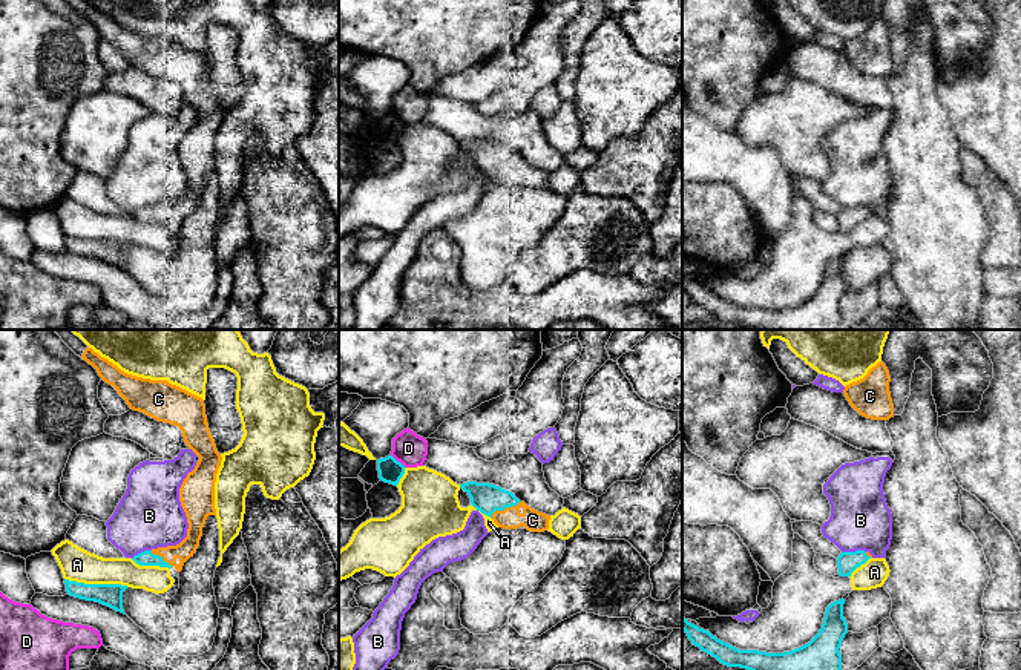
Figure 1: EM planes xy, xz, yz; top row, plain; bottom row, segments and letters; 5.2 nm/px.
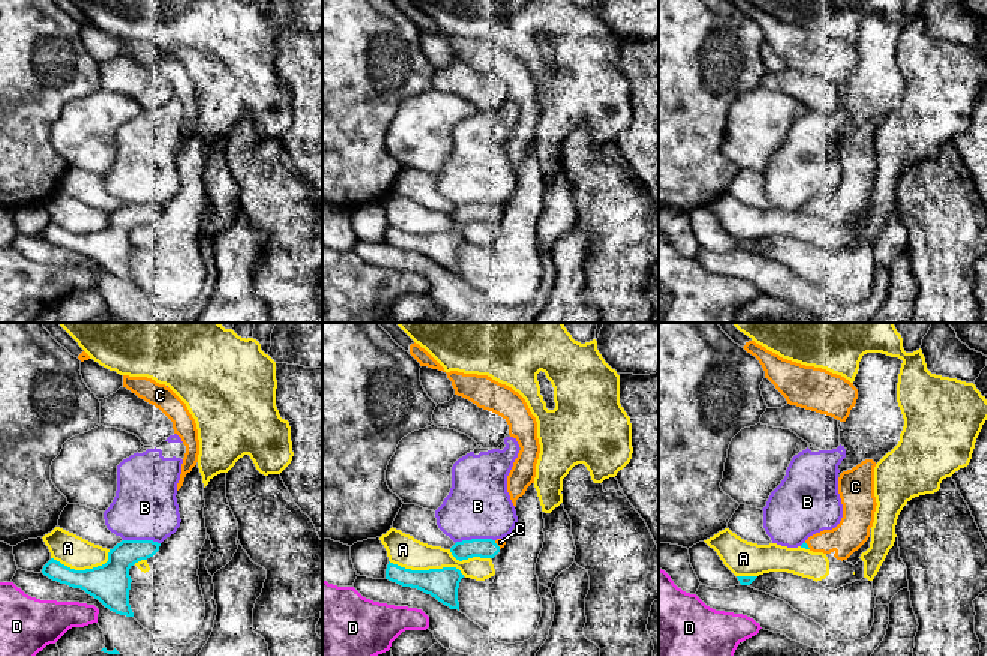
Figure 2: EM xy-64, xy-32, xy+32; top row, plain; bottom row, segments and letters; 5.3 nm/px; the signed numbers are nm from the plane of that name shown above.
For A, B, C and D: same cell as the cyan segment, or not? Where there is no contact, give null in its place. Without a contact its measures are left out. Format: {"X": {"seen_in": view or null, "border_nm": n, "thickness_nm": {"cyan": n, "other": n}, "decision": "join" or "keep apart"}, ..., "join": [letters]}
{"A": {"seen_in": "xy", "border_nm": 340, "thickness_nm": {"cyan": 120, "other": 180}, "decision": "keep apart"}, "B": {"seen_in": "yz", "border_nm": 130, "thickness_nm": {"cyan": 110, "other": 320}, "decision": "keep apart"}, "C": {"seen_in": "xz", "border_nm": 180, "thickness_nm": {"cyan": 150, "other": 110}, "decision": "join"}, "D": {"seen_in": "xz", "border_nm": 100, "thickness_nm": {"cyan": 130, "other": 170}, "decision": "keep apart"}, "join": ["C"]}

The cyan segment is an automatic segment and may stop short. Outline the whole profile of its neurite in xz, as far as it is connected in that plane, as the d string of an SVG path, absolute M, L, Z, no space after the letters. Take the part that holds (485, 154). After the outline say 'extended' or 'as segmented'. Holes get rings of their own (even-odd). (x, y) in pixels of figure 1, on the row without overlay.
M468 138L460 141L460 144L469 152L471 161L491 173L498 184L518 186L524 182L530 189L549 186L550 172L532 166L500 143Z; extended

